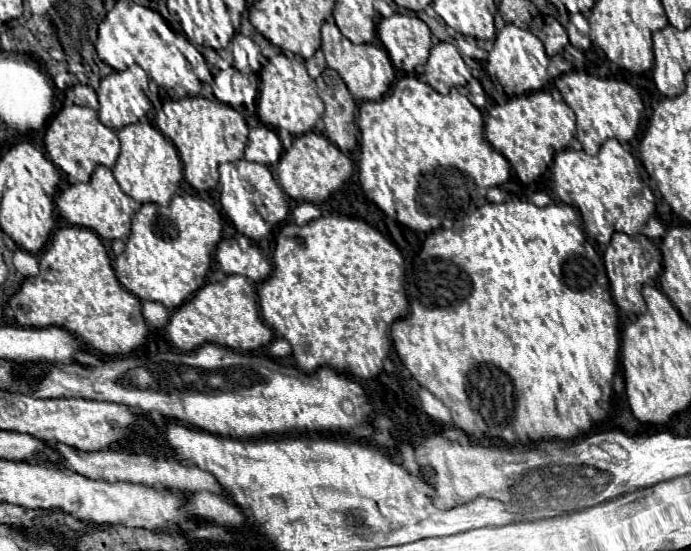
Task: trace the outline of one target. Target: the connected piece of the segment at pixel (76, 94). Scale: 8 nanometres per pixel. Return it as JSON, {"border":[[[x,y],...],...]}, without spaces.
{"border":[[[74,85],[66,91],[66,97],[76,103],[76,105],[82,105],[82,107],[92,107],[94,111],[100,109],[100,103],[98,103],[98,97],[96,97],[96,91],[88,85]]]}

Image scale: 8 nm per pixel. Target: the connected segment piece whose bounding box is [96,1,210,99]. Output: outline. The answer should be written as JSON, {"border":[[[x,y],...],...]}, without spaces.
{"border":[[[116,1],[114,9],[98,27],[96,51],[98,57],[116,71],[124,71],[132,63],[138,63],[160,89],[174,93],[174,99],[196,97],[202,81],[210,79],[210,69],[196,47],[171,29],[160,13],[136,5],[134,1]]]}

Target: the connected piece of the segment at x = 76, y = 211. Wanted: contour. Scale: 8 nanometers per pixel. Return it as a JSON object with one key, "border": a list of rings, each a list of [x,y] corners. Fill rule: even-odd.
{"border":[[[98,167],[92,173],[92,179],[88,183],[76,183],[76,185],[70,185],[68,189],[64,189],[56,197],[56,207],[68,223],[78,225],[78,227],[88,227],[102,239],[112,241],[112,239],[130,237],[130,219],[136,213],[136,209],[140,207],[140,203],[136,203],[132,197],[122,193],[118,181],[114,179],[114,175],[108,167]]]}

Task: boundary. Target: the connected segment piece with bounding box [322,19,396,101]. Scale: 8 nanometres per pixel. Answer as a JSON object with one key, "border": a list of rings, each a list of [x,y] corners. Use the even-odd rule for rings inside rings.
{"border":[[[330,19],[322,25],[322,53],[326,57],[326,63],[344,79],[348,91],[354,95],[354,99],[360,101],[378,101],[384,93],[390,91],[394,83],[394,67],[386,50],[382,47],[376,47],[372,43],[364,45],[354,45],[348,41],[336,23]]]}

